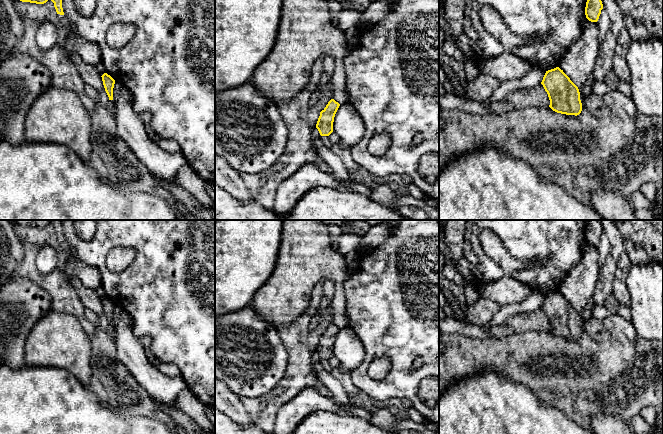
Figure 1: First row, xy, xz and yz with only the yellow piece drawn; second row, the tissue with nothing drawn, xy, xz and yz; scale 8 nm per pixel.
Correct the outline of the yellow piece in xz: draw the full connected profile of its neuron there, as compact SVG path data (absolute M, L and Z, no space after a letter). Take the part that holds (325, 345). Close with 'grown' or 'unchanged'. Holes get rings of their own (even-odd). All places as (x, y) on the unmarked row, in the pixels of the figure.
M331 323L326 331L320 336L316 352L321 360L329 360L333 356L333 346L335 338L340 328Z; unchanged

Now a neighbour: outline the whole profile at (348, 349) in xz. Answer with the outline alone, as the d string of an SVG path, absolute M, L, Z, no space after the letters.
M347 326L339 330L334 341L333 356L340 361L341 366L347 368L350 371L359 367L364 361L365 350L363 344L350 327Z

